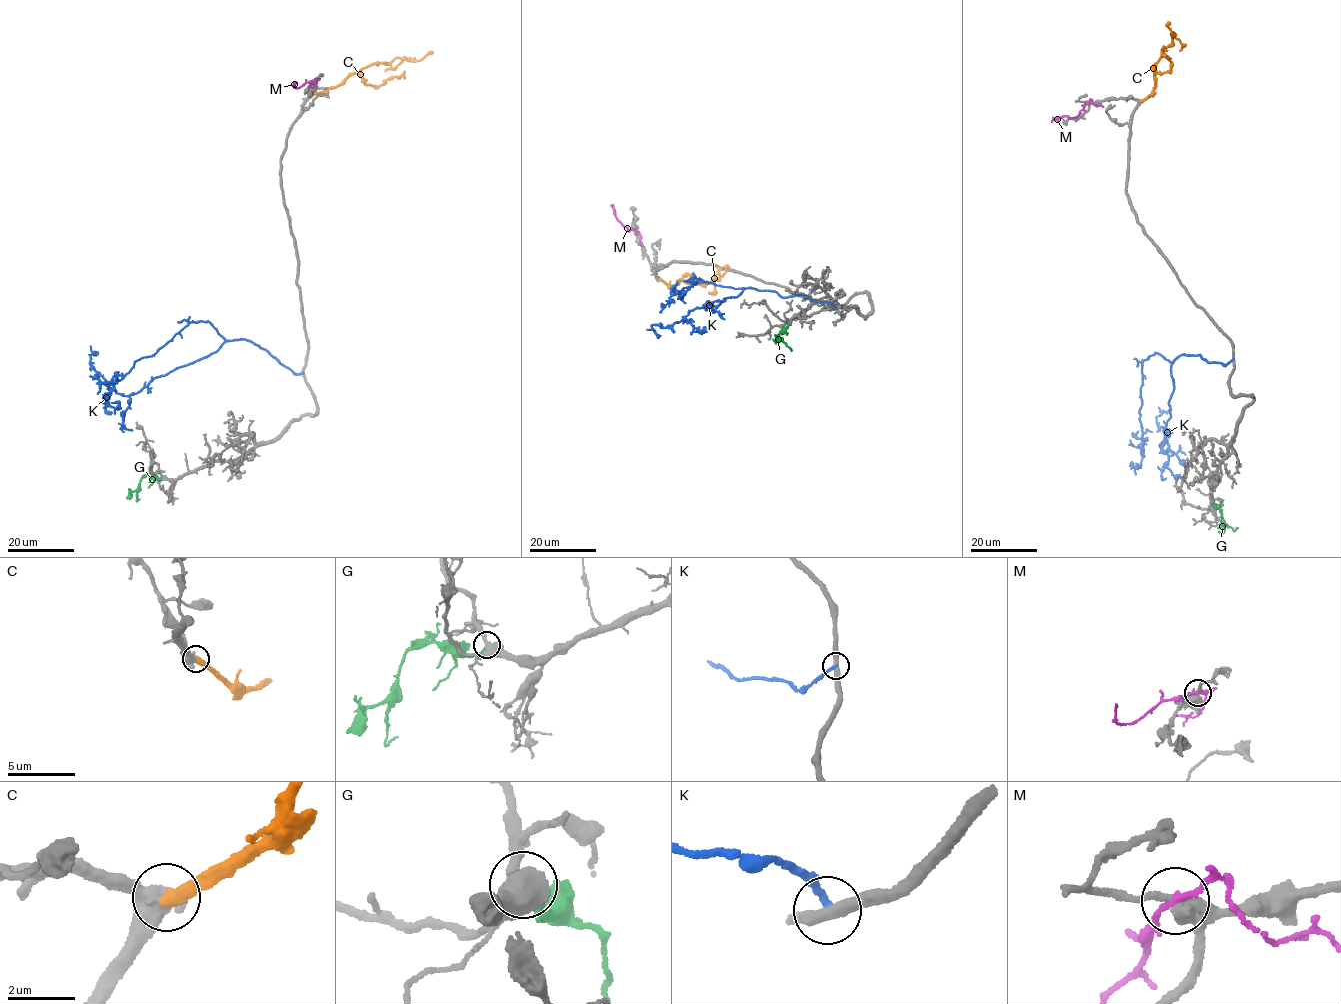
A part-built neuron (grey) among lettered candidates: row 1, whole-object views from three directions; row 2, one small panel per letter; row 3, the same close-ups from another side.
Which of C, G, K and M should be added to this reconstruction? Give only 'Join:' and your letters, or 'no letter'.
Join: C

